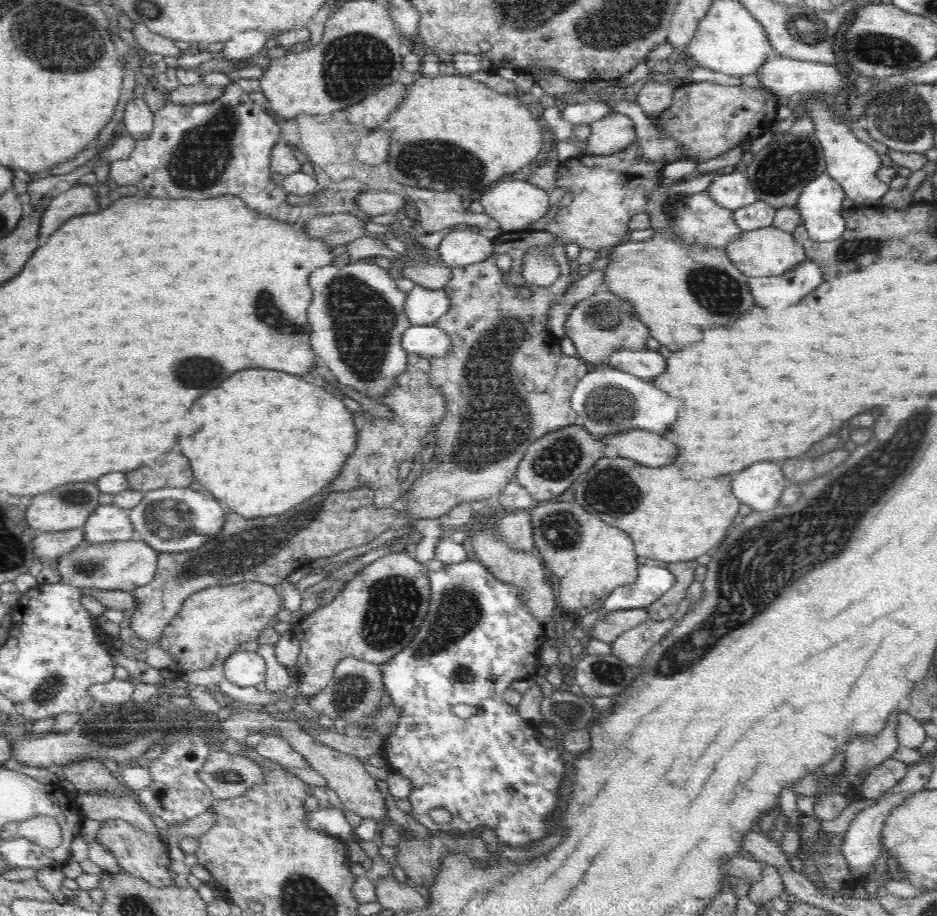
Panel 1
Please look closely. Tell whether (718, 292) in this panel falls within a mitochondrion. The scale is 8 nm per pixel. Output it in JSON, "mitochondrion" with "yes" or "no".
{"mitochondrion":"yes"}

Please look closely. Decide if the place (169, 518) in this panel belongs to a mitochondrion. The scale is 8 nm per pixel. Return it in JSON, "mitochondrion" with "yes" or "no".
{"mitochondrion":"yes"}

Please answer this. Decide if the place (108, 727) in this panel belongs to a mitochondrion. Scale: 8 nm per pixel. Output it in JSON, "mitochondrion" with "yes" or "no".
{"mitochondrion":"yes"}

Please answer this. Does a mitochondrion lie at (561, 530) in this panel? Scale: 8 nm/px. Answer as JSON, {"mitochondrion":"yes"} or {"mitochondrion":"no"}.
{"mitochondrion":"yes"}

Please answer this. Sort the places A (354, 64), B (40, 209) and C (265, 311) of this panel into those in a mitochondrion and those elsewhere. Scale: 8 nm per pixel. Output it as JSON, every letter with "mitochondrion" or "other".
{"A":"mitochondrion","B":"other","C":"mitochondrion"}

